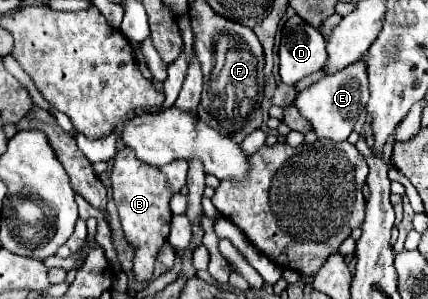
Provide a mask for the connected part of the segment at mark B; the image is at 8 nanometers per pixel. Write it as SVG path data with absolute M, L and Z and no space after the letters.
M126 147L116 153L112 161L112 173L110 173L110 185L114 193L114 203L120 215L120 223L126 235L126 241L134 249L134 267L132 275L140 283L148 283L152 279L154 263L156 263L156 253L166 241L170 233L170 221L172 213L168 207L168 201L172 193L162 185L162 173L158 167L142 163L134 149Z

